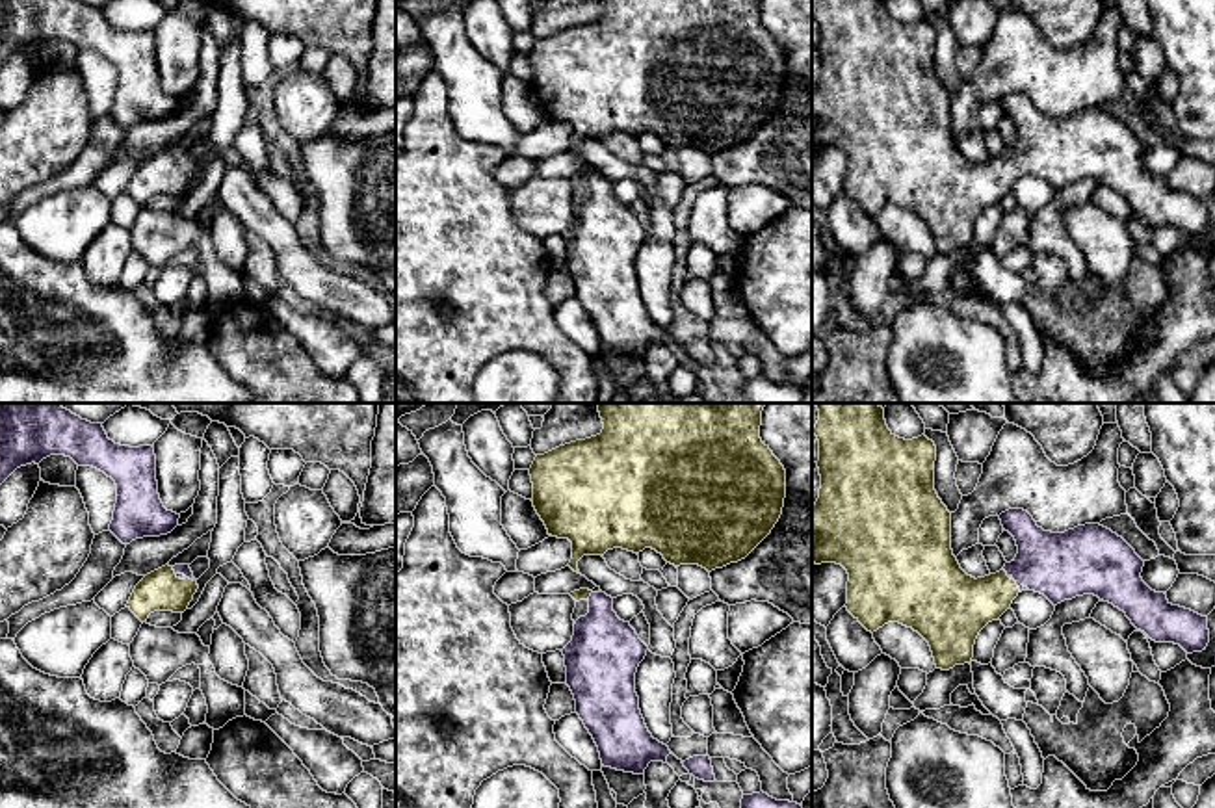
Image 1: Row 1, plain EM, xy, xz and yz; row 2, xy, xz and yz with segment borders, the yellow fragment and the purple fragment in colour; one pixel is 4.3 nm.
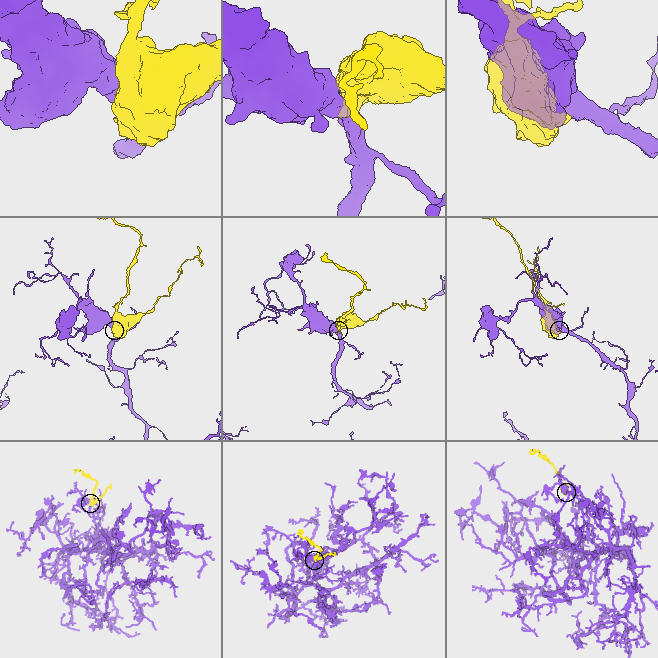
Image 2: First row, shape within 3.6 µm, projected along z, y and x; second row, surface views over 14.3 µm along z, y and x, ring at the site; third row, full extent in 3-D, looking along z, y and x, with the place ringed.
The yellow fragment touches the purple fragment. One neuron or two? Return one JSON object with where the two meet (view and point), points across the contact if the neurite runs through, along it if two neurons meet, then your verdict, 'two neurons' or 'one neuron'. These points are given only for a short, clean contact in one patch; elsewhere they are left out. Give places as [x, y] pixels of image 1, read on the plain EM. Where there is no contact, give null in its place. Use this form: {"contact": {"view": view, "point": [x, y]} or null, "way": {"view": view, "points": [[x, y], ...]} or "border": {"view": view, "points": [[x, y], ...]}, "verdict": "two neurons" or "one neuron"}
{"contact": {"view": "yz", "point": [1005, 156]}, "way": {"view": "yz", "points": [[959, 190], [976, 186], [1005, 156], [1059, 149]]}, "verdict": "one neuron"}

